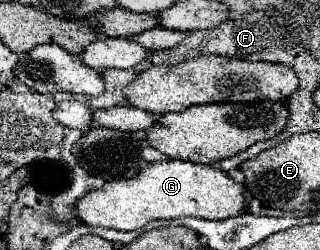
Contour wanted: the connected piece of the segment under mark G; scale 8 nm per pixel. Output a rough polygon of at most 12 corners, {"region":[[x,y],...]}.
{"region":[[156,161],[78,199],[88,227],[228,219],[244,187],[212,165]]}

